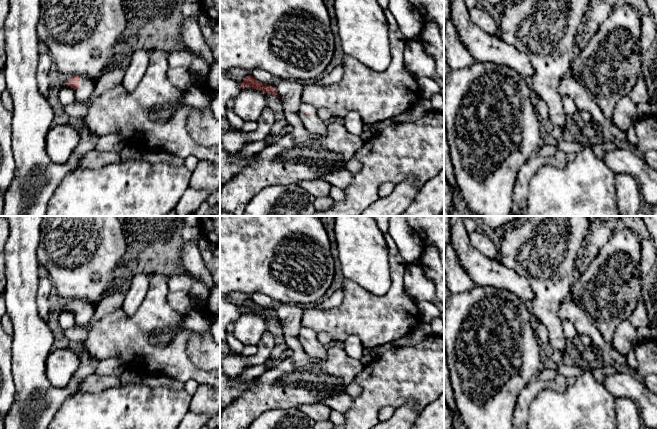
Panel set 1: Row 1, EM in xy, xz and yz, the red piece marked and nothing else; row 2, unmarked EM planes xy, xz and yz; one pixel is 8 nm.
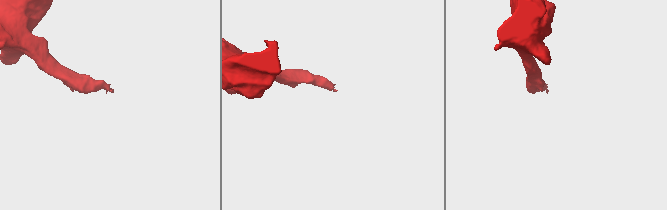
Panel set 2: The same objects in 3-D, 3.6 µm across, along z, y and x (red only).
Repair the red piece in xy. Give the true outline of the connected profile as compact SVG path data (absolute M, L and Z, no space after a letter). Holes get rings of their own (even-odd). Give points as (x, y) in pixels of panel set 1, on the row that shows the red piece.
M73 75L65 82L65 85L70 86L75 91L75 99L78 101L86 101L92 94L97 79L90 78L84 75Z

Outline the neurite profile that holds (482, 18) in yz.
M475 7L468 10L472 22L480 27L485 33L495 36L498 32L498 25L492 15L485 9Z

